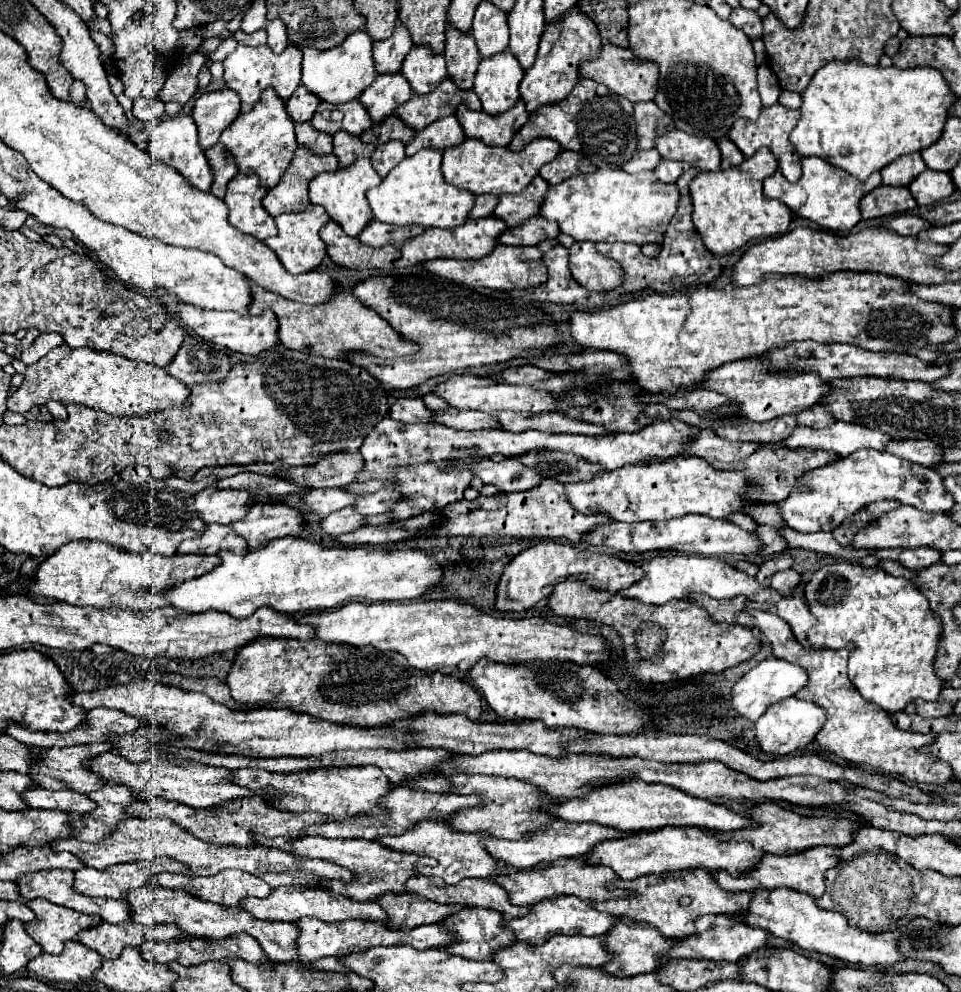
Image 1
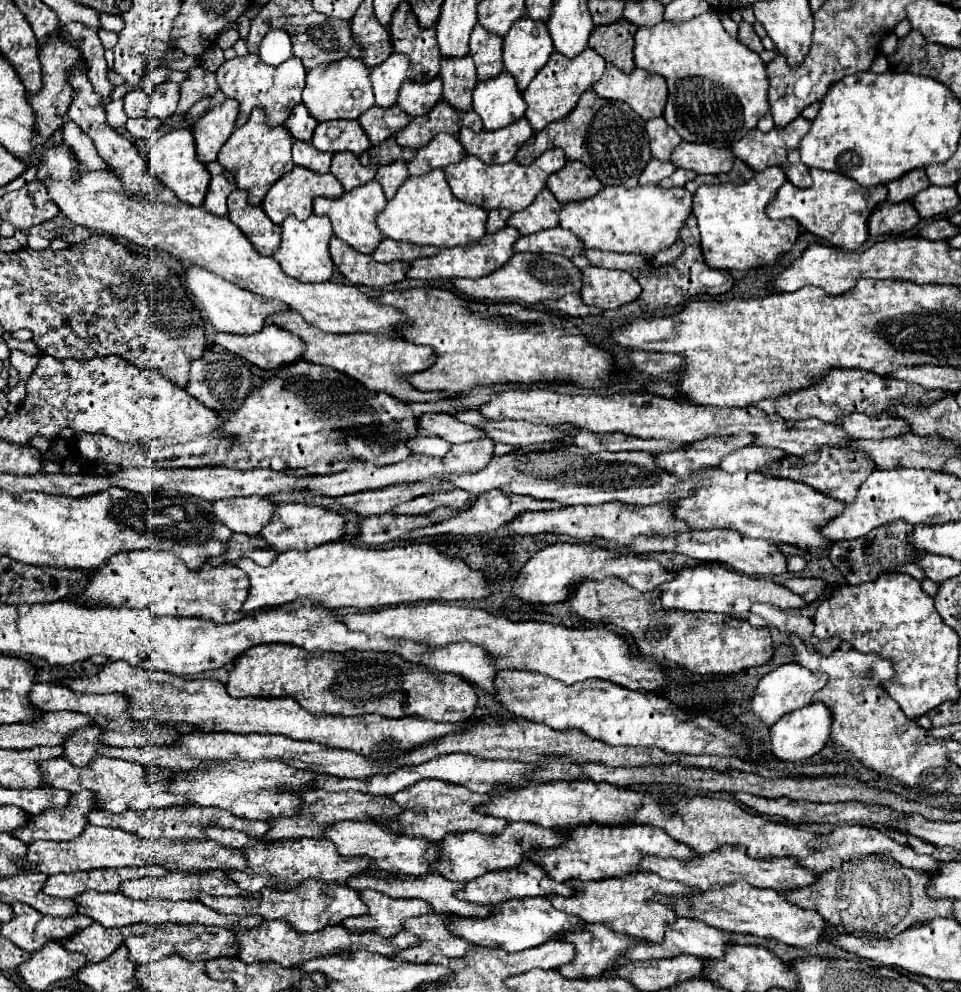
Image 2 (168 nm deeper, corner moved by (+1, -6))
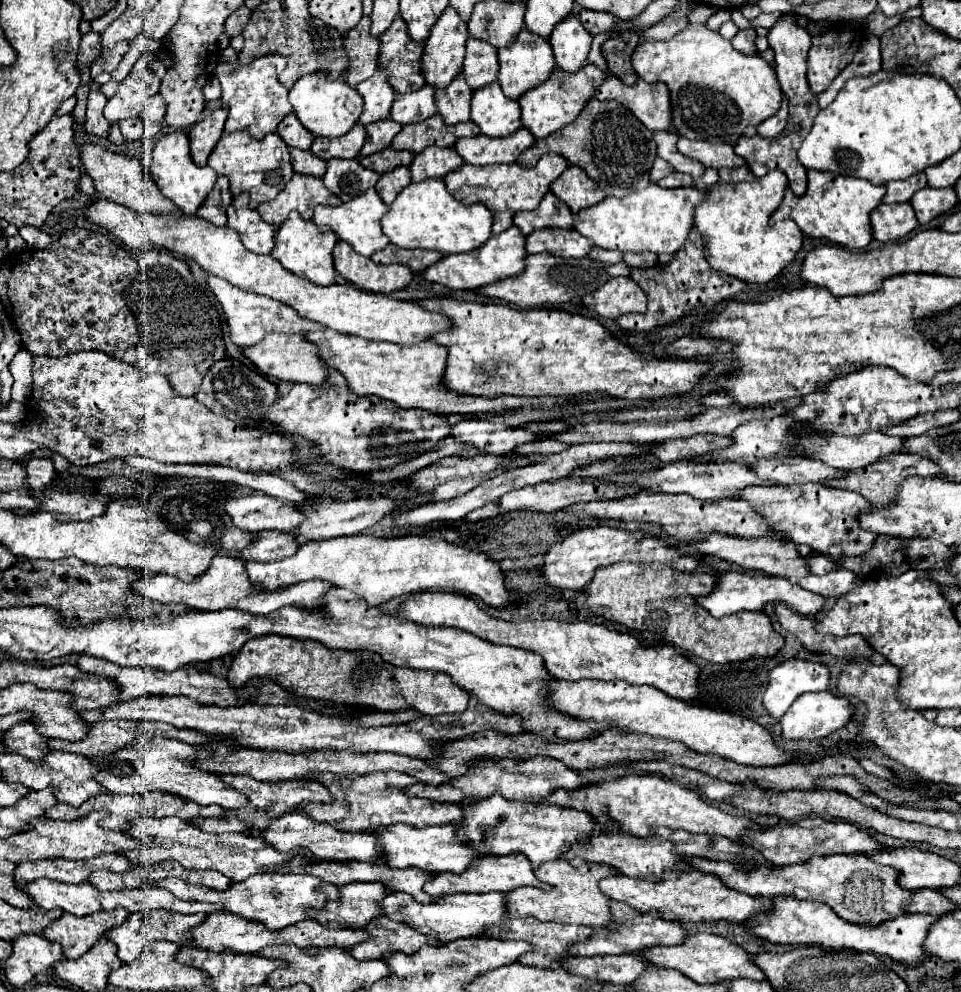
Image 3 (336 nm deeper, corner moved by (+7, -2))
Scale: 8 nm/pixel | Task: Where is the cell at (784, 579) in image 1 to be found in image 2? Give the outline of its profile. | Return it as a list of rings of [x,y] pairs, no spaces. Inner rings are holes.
[[[797,577],[797,579],[787,579],[785,583],[783,583],[785,587],[789,587],[793,593],[797,593],[797,595],[801,595],[801,597],[805,597],[805,601],[815,601],[815,599],[819,599],[821,597],[821,593],[825,591],[825,587],[827,587],[827,583],[823,581],[823,579],[801,579],[801,577]]]

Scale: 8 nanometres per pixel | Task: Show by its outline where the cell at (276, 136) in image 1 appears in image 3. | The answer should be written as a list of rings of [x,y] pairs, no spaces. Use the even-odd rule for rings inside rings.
[[[243,131],[225,133],[219,143],[215,145],[213,153],[209,155],[209,167],[213,167],[219,175],[225,175],[229,179],[229,189],[233,195],[239,195],[243,191],[251,193],[251,209],[257,209],[257,205],[271,201],[277,197],[277,193],[287,185],[287,181],[293,175],[291,159],[289,159],[289,147],[281,141],[277,133],[269,133],[265,139],[255,139]]]

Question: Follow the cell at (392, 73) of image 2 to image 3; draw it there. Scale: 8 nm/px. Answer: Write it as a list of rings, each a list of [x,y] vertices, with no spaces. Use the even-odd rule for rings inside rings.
[[[379,67],[375,71],[375,75],[365,79],[363,83],[359,83],[357,89],[359,89],[359,93],[363,95],[363,101],[365,101],[365,105],[363,105],[365,109],[359,117],[359,123],[367,125],[367,123],[389,117],[389,111],[391,111],[391,105],[393,105],[397,93],[387,83],[387,69]]]

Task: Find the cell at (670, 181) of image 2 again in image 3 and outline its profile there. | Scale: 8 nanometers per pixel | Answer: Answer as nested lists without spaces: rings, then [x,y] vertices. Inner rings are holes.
[[[673,171],[671,175],[663,177],[657,181],[661,187],[691,187],[693,185],[693,177],[687,175],[687,173],[679,173],[679,171]]]

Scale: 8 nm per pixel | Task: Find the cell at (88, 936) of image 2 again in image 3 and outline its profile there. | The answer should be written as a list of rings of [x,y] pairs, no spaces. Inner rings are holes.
[[[125,909],[91,913],[87,917],[63,913],[43,931],[43,937],[59,943],[63,947],[65,959],[77,959],[83,953],[87,953],[87,949],[91,949],[91,945],[97,939],[105,937],[107,929],[121,925],[127,919],[127,915],[129,911]]]

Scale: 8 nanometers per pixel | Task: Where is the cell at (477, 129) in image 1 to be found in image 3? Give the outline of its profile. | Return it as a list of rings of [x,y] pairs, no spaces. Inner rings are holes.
[[[521,127],[507,137],[463,137],[455,143],[455,149],[469,165],[493,165],[517,161],[519,153],[533,143],[535,137],[525,127]]]

